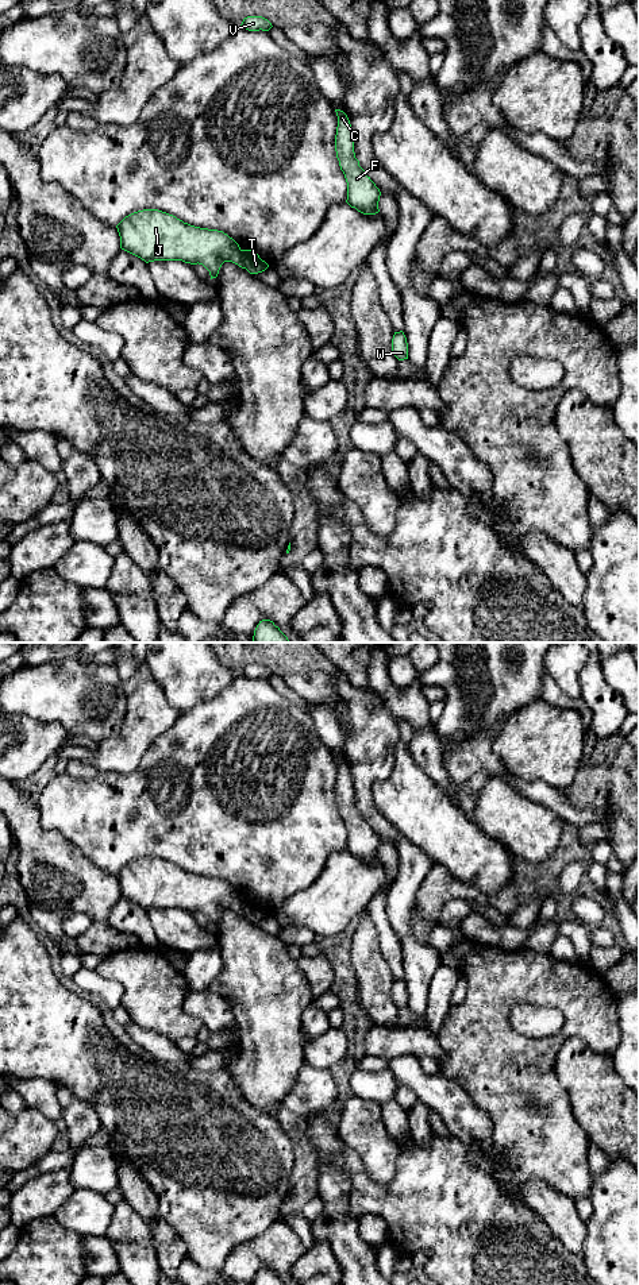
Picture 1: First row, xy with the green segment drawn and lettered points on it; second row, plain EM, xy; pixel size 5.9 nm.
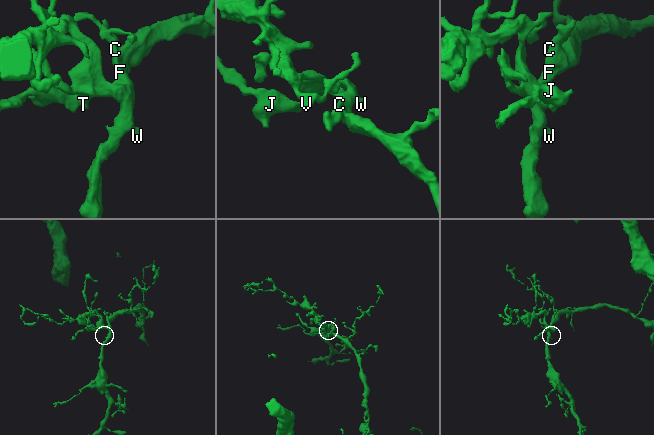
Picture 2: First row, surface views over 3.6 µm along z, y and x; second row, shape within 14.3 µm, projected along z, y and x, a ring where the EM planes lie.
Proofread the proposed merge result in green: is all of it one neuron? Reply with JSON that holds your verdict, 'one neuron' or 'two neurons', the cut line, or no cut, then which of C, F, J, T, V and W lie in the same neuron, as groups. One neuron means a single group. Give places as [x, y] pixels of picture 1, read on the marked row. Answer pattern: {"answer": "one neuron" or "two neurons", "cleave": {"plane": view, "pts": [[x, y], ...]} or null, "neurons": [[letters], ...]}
{"answer": "two neurons", "cleave": {"plane": "xy", "pts": [[241, 250], [245, 267]]}, "neurons": [["C", "F", "T", "V", "W"], ["J"]]}

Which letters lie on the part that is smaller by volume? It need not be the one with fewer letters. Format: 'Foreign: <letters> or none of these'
Foreign: J

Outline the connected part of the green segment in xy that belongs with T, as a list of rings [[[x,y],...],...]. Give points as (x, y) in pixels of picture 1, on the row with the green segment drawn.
[[[242,250],[243,261],[245,261],[245,269],[250,274],[258,274],[265,271],[269,265],[259,258],[258,254],[253,252],[251,250]]]

